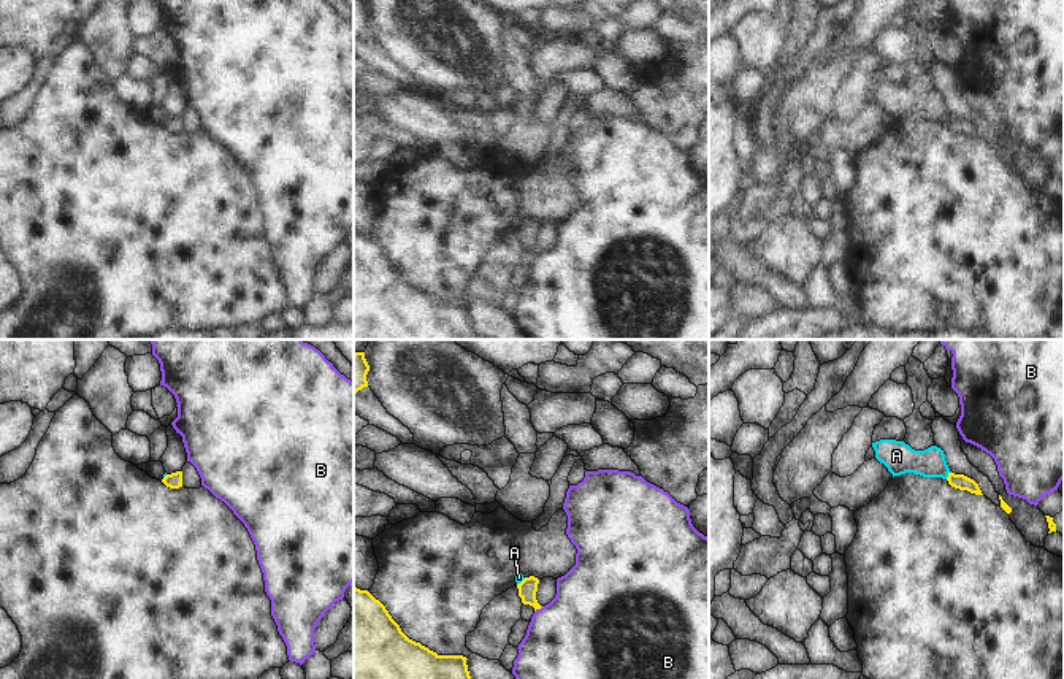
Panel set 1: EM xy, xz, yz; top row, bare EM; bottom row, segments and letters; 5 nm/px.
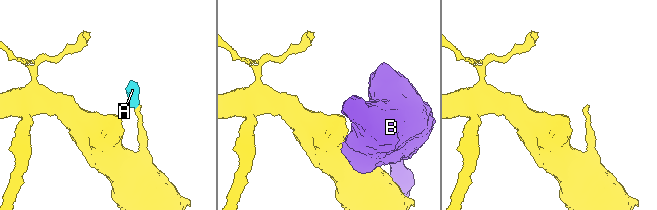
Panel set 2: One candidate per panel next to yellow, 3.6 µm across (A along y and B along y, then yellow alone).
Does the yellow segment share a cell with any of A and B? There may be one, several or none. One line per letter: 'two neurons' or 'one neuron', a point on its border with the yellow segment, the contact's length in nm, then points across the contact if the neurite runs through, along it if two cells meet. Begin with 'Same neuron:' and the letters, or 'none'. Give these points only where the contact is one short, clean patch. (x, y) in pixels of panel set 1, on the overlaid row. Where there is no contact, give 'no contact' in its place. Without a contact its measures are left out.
Same neuron: none
A: two neurons | yz (949, 475) | 50 nm | along yz (950, 471), (945, 478)
B: two neurons | xz (538, 608) | 50 nm

